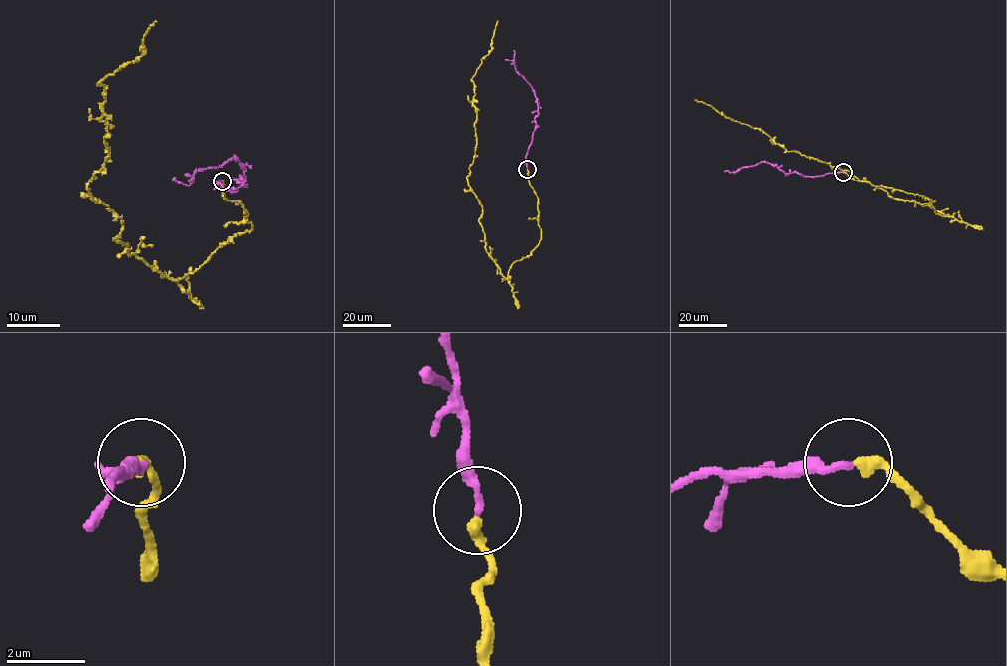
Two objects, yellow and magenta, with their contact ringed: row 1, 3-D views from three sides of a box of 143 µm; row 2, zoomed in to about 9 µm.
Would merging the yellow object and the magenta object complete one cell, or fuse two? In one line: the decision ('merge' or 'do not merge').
merge

